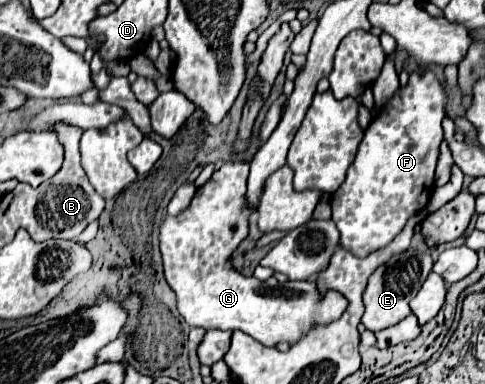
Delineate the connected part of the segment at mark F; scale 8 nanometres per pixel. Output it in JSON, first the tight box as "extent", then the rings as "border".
{"extent":[332,70,446,256],"border":[[[414,70],[404,88],[400,88],[394,98],[386,102],[380,114],[370,122],[360,142],[358,154],[346,172],[344,184],[332,194],[332,220],[340,230],[340,240],[346,250],[354,256],[366,256],[382,246],[386,246],[402,226],[408,222],[410,214],[426,208],[434,192],[434,168],[438,160],[438,148],[442,144],[442,120],[446,118],[446,88],[438,82],[430,70]]]}

